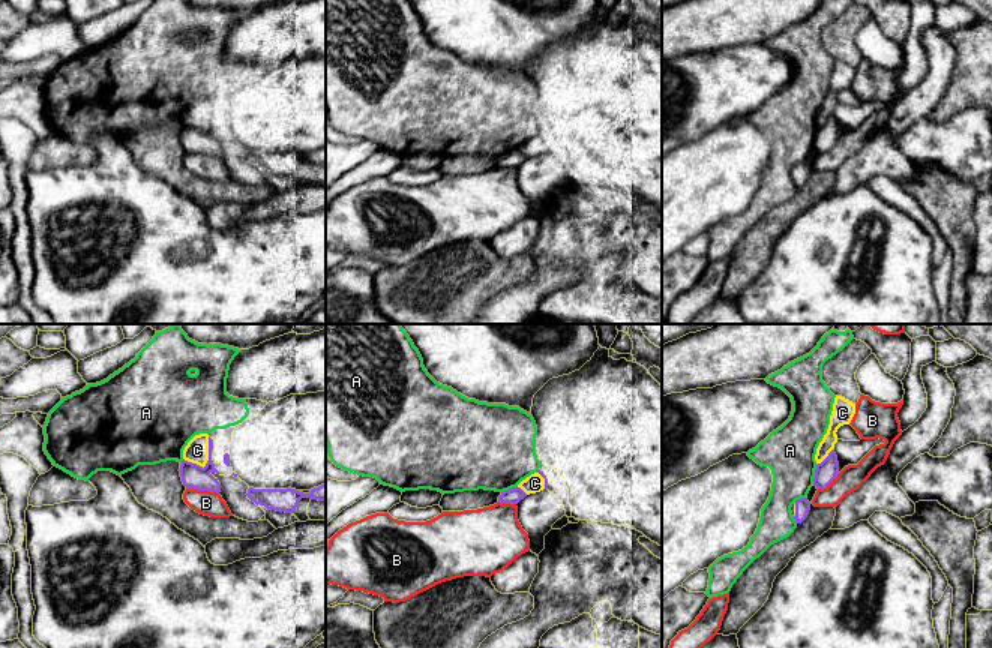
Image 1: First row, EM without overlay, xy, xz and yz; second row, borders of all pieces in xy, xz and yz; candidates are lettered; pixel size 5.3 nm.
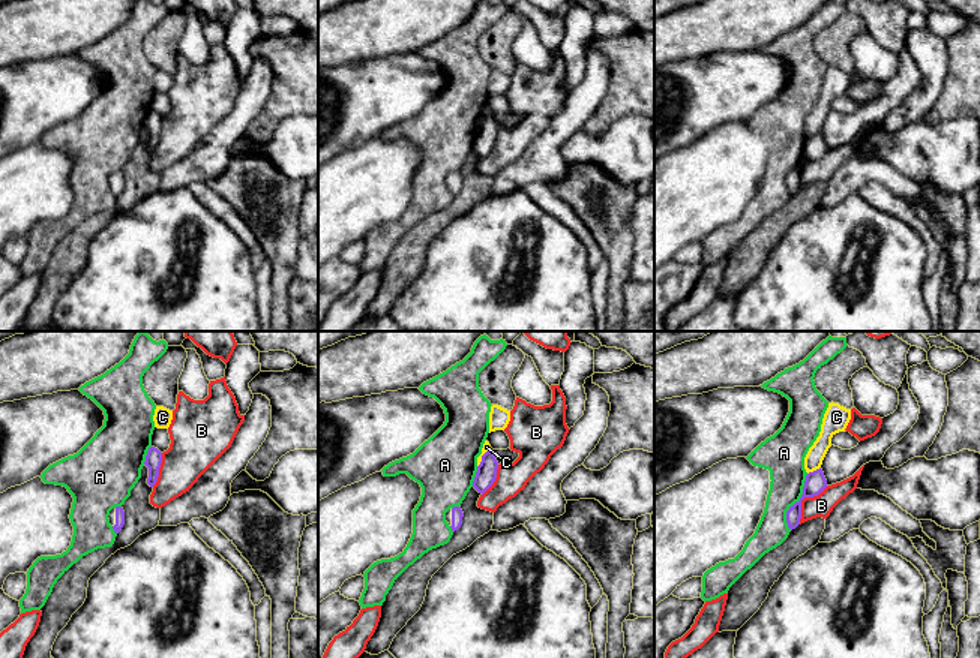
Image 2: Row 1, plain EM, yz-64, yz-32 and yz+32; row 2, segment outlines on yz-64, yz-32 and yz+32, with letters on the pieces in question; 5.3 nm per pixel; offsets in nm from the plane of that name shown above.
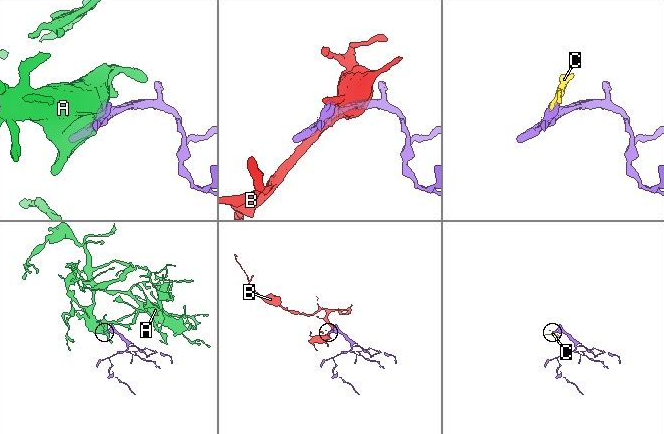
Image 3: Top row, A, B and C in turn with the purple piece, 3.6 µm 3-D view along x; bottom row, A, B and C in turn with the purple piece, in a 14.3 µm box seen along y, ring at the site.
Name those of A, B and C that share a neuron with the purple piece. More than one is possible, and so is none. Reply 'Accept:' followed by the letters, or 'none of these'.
Accept: none of these

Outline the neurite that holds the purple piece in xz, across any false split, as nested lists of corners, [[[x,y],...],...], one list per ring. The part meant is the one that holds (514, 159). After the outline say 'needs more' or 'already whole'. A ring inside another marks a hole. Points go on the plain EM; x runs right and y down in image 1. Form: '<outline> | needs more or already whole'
[[[512,152],[509,154],[501,156],[498,160],[498,166],[501,168],[518,168],[521,164],[524,164],[527,158],[521,152]]] | already whole

